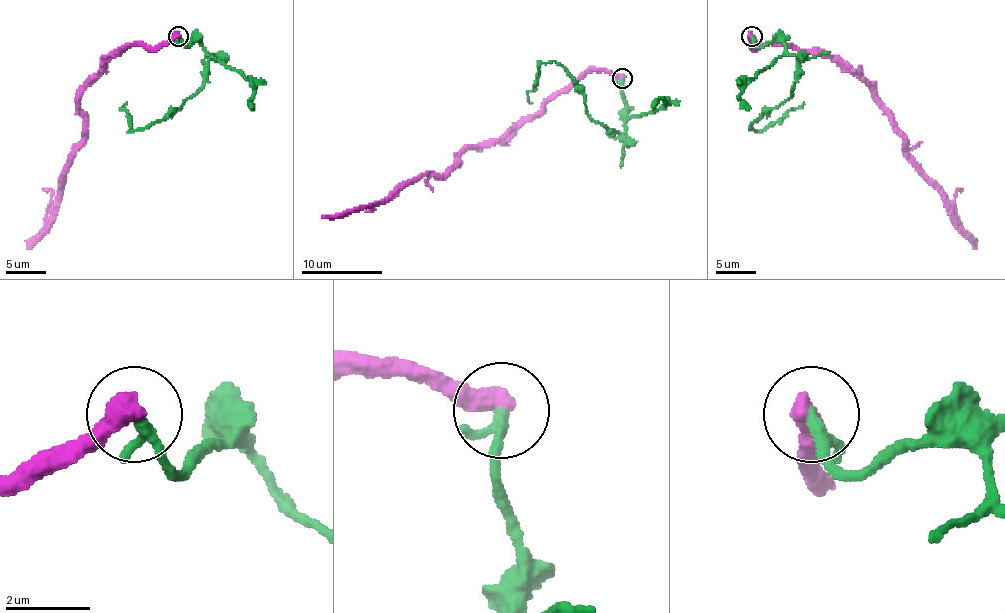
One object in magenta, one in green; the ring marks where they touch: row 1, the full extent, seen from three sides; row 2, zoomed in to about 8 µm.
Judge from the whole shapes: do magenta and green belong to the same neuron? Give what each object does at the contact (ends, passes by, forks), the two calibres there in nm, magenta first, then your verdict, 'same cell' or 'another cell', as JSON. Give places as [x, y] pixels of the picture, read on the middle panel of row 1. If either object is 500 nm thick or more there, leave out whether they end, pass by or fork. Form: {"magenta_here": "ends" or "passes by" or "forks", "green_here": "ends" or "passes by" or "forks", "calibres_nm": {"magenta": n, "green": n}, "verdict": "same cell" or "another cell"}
{"calibres_nm": {"magenta": 550, "green": 220}, "verdict": "another cell"}

